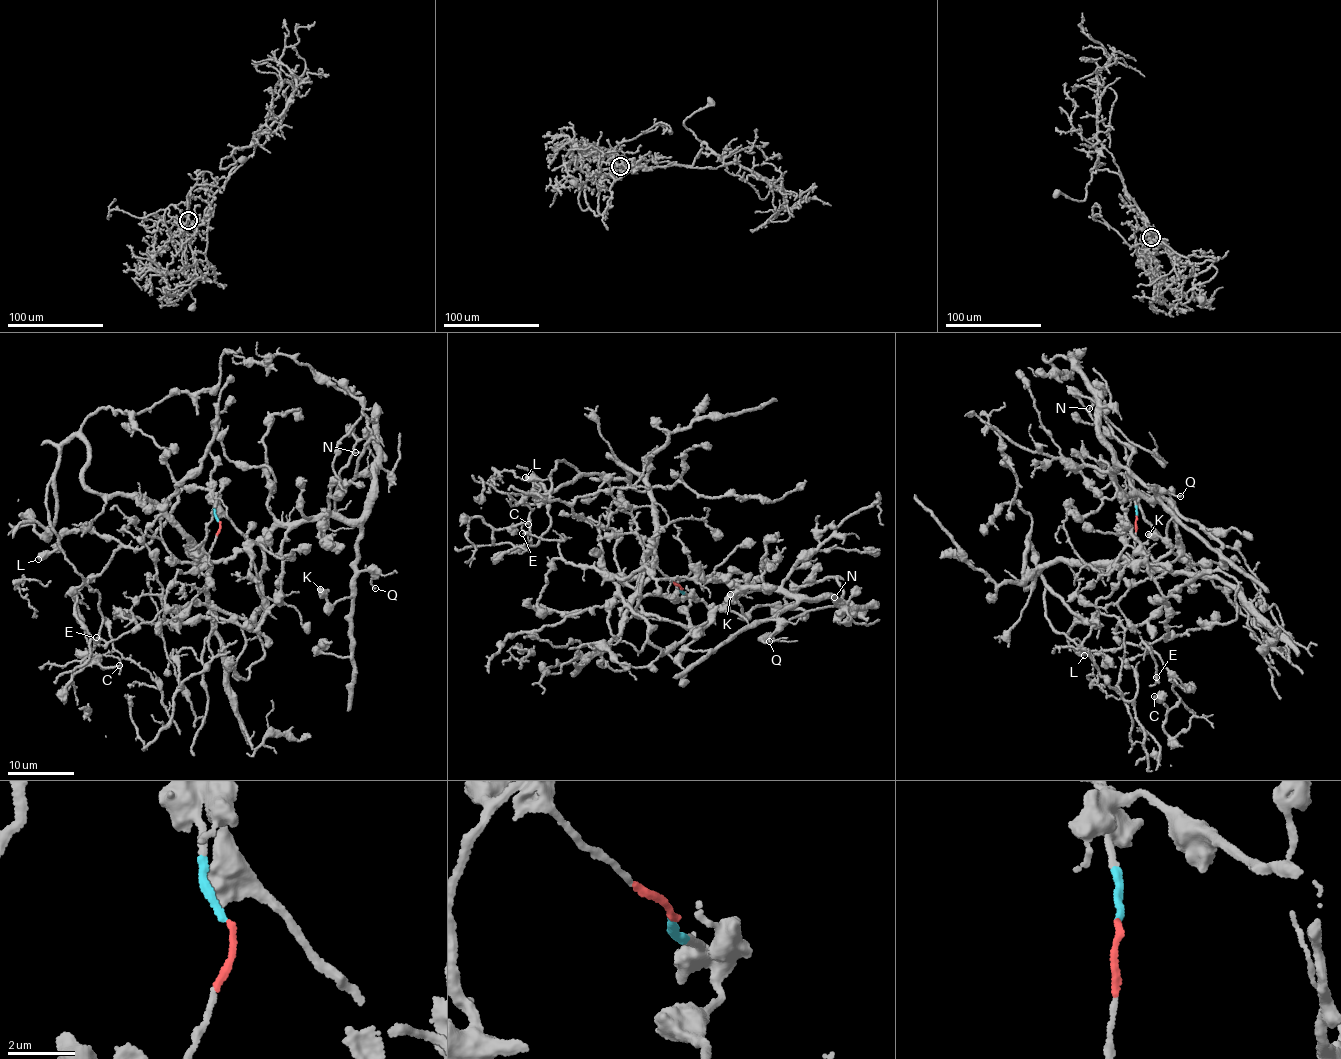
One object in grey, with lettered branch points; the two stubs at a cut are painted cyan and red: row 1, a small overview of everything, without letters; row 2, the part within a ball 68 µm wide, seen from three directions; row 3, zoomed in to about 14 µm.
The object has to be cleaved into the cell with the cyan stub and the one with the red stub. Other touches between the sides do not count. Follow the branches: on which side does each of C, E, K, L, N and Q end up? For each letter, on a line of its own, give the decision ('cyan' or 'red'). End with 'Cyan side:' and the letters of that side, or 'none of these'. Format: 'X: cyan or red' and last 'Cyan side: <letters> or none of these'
C: red
E: cyan
K: cyan
L: red
N: cyan
Q: cyan
Cyan side: E, K, N, Q

